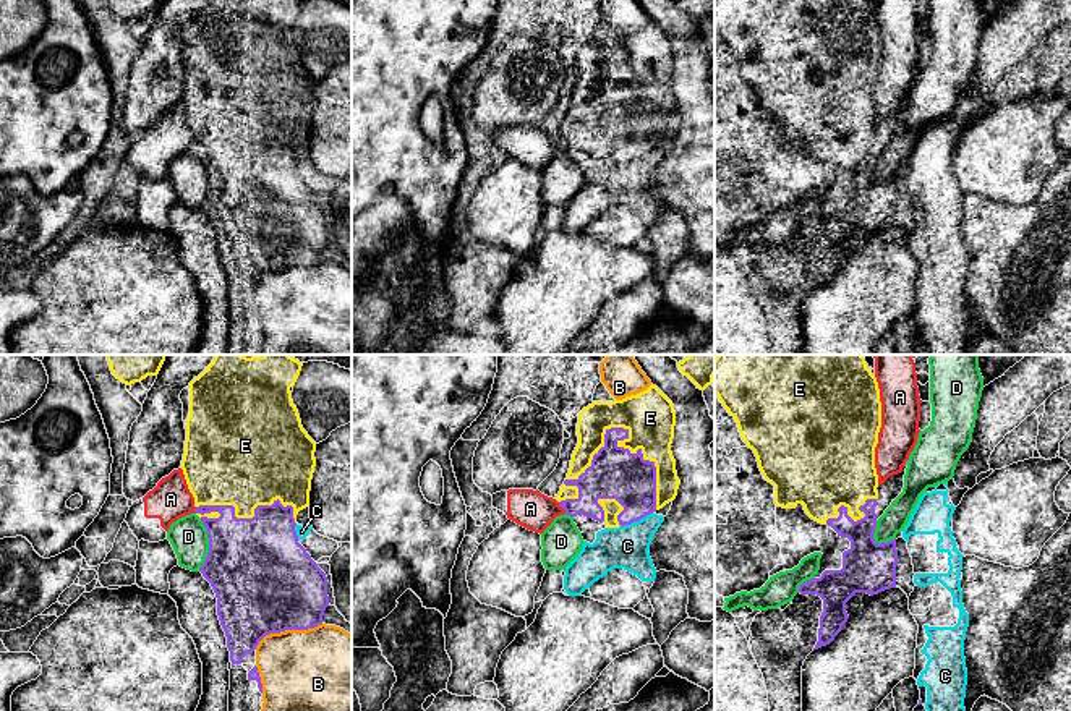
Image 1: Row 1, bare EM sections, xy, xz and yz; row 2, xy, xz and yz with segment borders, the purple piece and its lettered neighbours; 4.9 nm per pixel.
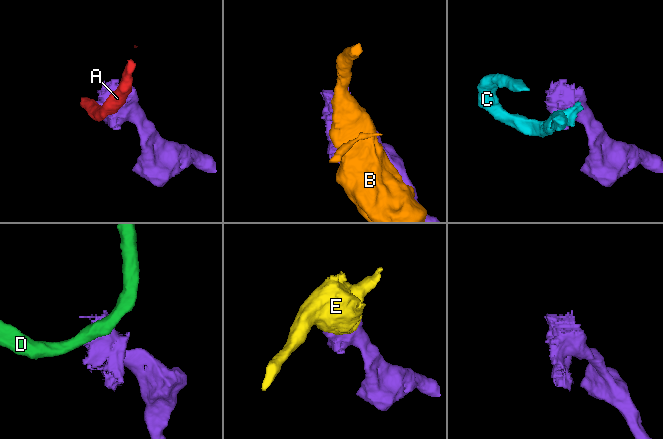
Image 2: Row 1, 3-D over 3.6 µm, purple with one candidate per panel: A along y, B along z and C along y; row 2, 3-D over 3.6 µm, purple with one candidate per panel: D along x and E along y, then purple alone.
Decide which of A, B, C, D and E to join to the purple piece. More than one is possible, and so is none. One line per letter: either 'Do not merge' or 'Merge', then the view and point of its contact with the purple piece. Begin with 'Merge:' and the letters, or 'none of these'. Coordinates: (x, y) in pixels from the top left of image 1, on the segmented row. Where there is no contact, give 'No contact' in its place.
Merge: E
A: Do not merge. Touches purple at xz (561, 506)
B: Do not merge. Touches purple at xy (287, 629)
C: Do not merge. Touches purple at xz (635, 520)
D: Do not merge. Touches purple at xy (209, 544)
E: Merge. Touches purple at xz (621, 439)

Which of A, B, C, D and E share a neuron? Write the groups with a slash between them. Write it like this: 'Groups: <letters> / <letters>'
Groups: A C / B / D / E

